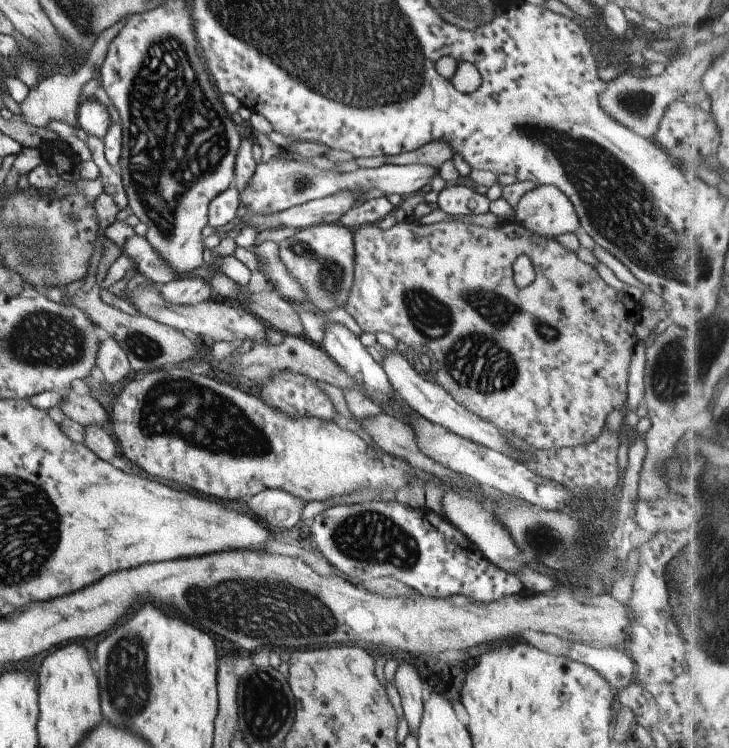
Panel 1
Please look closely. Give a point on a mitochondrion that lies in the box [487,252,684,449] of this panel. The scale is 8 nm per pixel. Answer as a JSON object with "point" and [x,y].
{"point":[545,332]}

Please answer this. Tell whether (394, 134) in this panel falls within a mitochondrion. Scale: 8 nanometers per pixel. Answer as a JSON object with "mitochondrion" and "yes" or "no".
{"mitochondrion":"no"}

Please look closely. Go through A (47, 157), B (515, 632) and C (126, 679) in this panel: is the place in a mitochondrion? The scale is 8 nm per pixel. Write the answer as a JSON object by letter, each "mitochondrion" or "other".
{"A":"other","B":"other","C":"mitochondrion"}

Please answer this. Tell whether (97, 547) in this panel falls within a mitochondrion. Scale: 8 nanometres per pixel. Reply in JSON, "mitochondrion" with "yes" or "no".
{"mitochondrion":"no"}

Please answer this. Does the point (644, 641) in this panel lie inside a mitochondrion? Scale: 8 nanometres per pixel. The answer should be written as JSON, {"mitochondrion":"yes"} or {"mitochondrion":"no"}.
{"mitochondrion":"no"}

